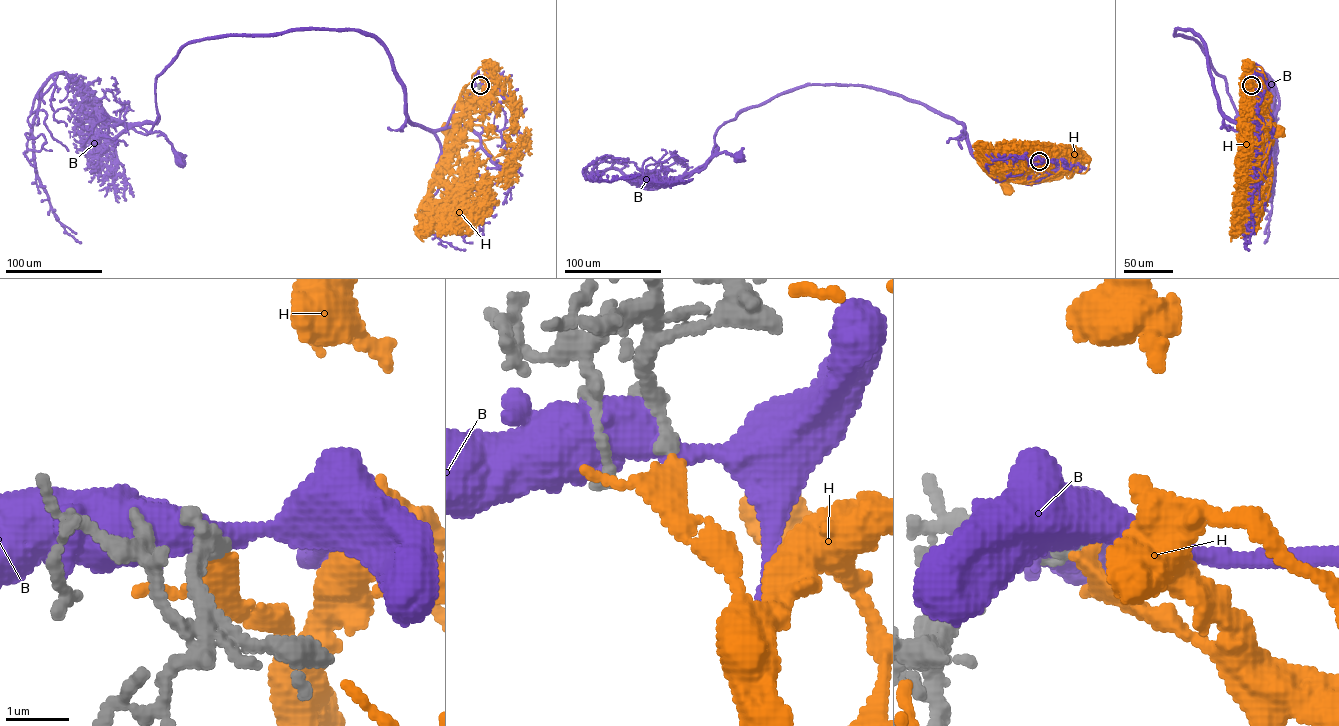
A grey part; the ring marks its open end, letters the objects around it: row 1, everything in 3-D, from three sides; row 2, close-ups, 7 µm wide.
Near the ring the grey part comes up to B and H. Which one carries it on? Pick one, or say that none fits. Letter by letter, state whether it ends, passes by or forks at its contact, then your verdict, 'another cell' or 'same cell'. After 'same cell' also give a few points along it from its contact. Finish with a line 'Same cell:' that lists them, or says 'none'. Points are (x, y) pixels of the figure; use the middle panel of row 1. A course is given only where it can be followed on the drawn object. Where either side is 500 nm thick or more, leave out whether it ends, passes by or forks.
B: it passes by; another cell
H: it passes by; same cell; it runs (1039, 161), (1043, 179), (1011, 174), (1006, 187)
Same cell: H

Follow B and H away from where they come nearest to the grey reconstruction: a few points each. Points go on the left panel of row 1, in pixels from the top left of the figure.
B: (480, 85), (426, 129), (361, 31), (203, 38), (156, 78), (150, 132), (177, 161)
H: (480, 85), (485, 95), (463, 91), (452, 109), (452, 122), (447, 124), (447, 130)

